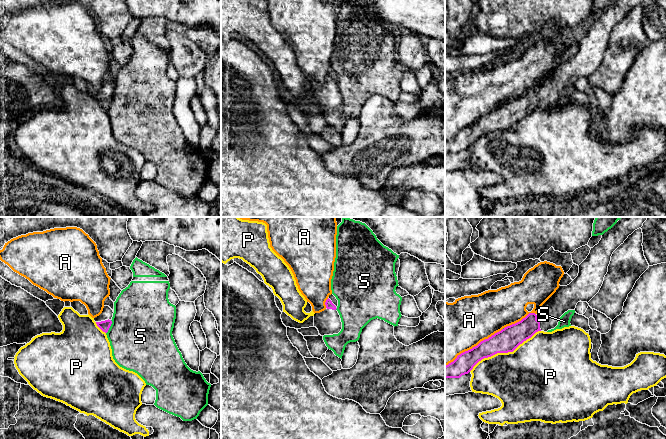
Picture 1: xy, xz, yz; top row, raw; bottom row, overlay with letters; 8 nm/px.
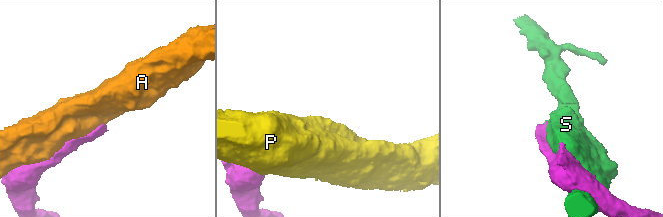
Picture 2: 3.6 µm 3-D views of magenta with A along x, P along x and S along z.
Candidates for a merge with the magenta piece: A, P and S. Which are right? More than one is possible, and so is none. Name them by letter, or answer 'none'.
none

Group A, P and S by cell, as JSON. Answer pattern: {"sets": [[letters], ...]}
{"sets": [["A"], ["P"], ["S"]]}

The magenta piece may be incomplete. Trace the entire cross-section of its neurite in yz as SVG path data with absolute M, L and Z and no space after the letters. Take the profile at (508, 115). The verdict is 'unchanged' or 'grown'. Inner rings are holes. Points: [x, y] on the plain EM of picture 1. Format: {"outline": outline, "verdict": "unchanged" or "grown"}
{"outline": "M615 0L602 11L599 19L591 24L587 34L579 41L578 52L569 61L559 62L556 68L539 84L537 90L529 89L521 97L505 103L488 115L481 117L472 125L458 131L453 138L445 142L445 155L460 154L462 151L468 150L484 134L491 133L497 129L513 128L536 108L547 108L554 105L558 101L560 93L568 86L575 86L578 78L588 79L599 68L603 60L613 28L624 19L629 11L642 2L643 0Z", "verdict": "grown"}

